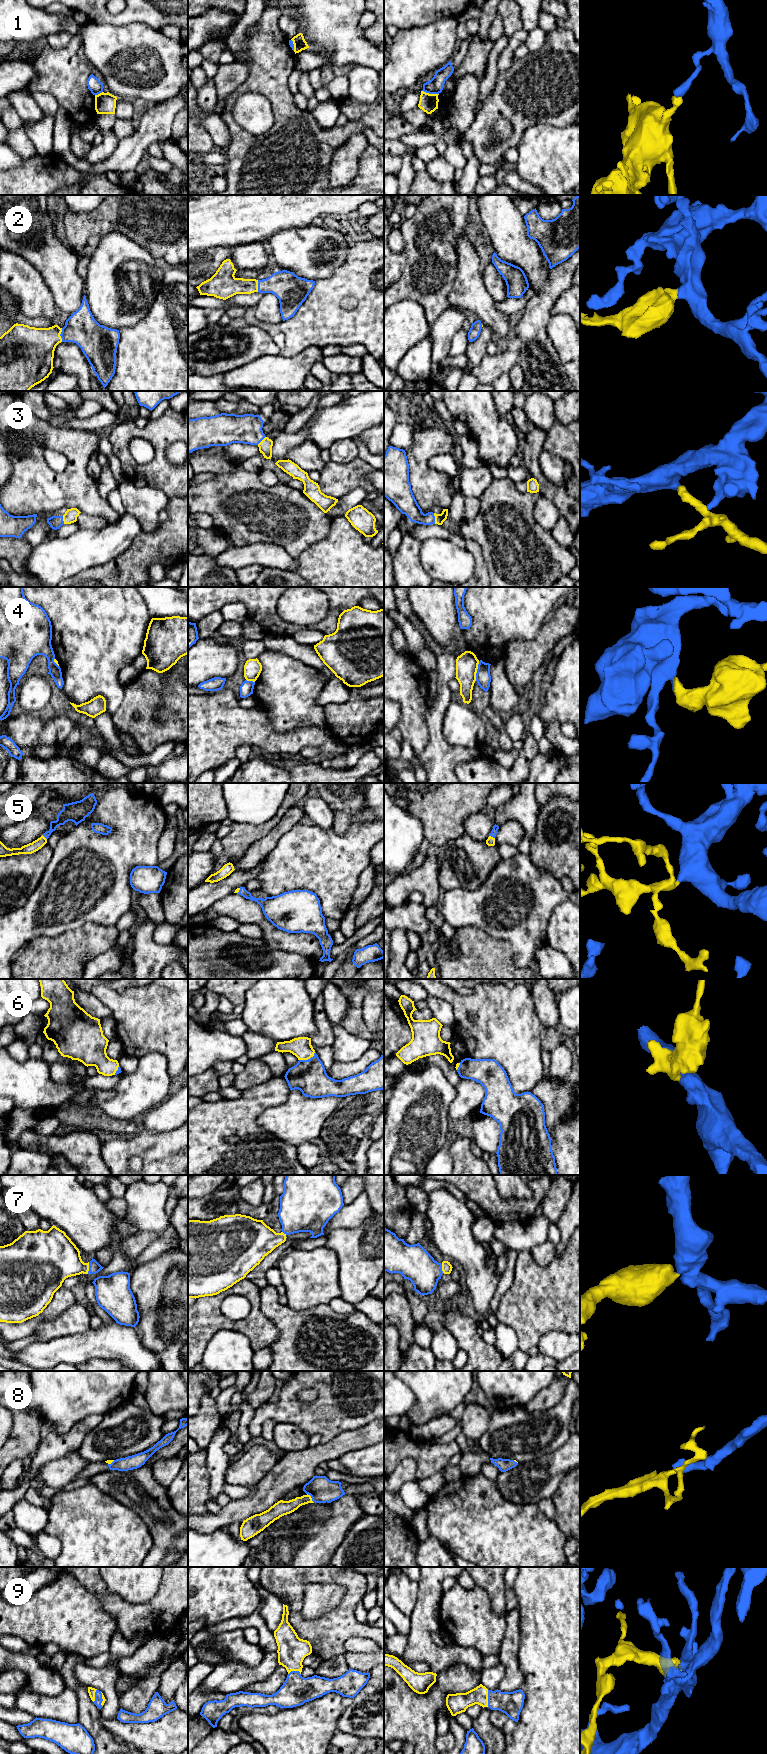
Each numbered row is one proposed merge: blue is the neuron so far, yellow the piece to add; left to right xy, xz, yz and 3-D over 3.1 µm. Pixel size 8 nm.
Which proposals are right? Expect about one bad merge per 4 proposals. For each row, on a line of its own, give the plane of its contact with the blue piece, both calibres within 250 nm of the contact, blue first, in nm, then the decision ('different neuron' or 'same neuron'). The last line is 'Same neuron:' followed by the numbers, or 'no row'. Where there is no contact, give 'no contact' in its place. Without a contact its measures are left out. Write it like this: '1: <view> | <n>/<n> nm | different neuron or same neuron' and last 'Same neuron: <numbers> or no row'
1: yz | 130/150 nm | different neuron
2: xy | 260/340 nm | same neuron
3: yz | 160/80 nm | same neuron
4: yz | 120/180 nm | different neuron
5: yz | 50/70 nm | same neuron
6: xz | 280/170 nm | same neuron
7: xy | 100/320 nm | same neuron
8: xz | 200/120 nm | same neuron
9: yz | 190/160 nm | same neuron
Same neuron: 2, 3, 5, 6, 7, 8, 9

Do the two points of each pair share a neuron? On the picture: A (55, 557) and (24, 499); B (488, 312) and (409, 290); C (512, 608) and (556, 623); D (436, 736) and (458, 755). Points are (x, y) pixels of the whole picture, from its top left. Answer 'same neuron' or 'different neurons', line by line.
A: different neurons
B: different neurons
C: different neurons
D: same neuron

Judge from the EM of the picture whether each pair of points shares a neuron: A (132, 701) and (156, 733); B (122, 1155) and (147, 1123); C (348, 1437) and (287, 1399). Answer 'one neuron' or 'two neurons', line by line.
A: one neuron
B: two neurons
C: two neurons

